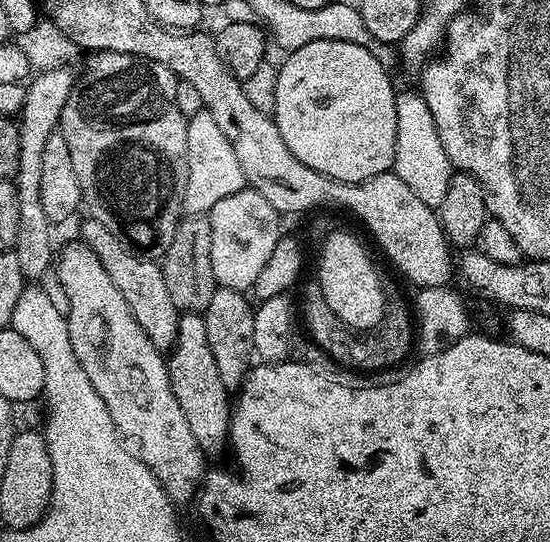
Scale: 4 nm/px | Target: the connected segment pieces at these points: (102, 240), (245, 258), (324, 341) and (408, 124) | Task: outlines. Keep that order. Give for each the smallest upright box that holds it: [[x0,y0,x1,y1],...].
[[80,218,182,354],[206,186,282,293],[298,278,414,373],[392,91,453,209]]

